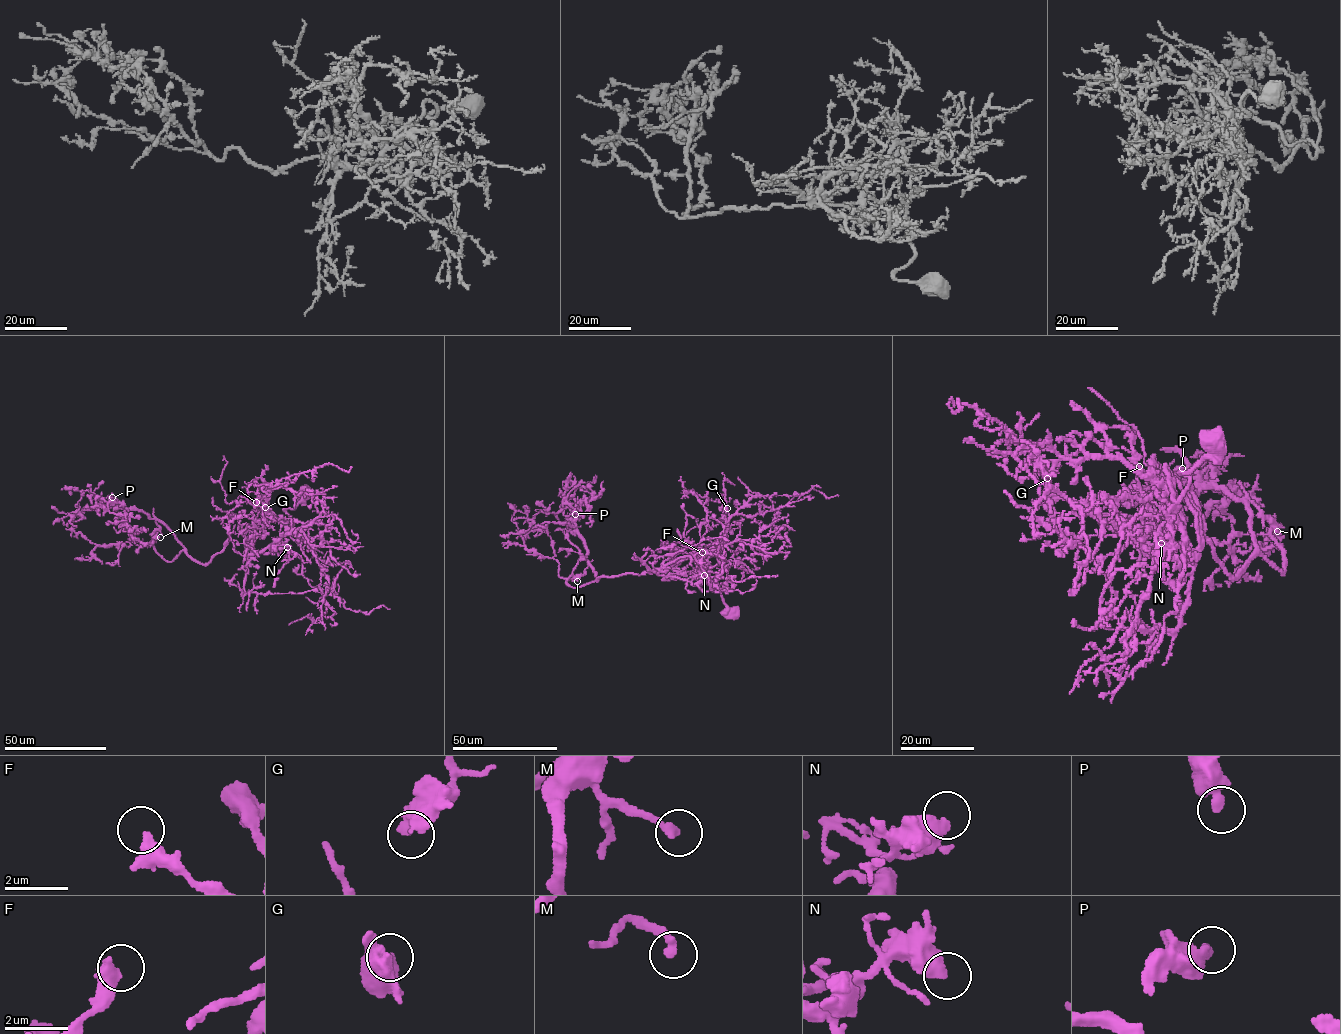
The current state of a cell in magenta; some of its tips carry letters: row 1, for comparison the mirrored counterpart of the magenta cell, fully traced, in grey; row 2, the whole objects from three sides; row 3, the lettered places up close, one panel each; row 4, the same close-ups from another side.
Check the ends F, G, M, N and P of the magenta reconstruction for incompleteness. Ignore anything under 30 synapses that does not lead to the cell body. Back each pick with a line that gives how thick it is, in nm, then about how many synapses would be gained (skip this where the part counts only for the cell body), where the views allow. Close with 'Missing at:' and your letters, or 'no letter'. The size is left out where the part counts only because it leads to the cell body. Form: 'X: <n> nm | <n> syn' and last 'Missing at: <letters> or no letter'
Missing at: no letter

